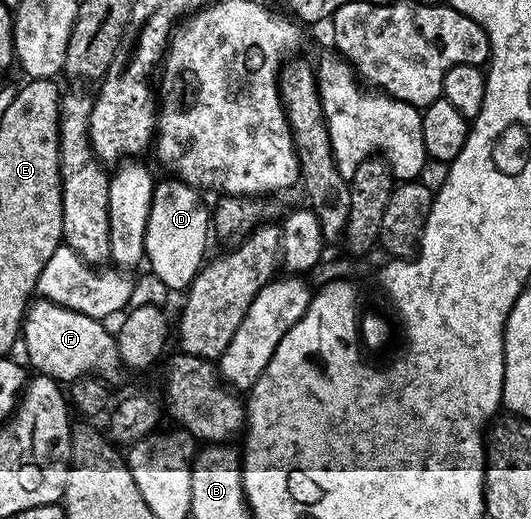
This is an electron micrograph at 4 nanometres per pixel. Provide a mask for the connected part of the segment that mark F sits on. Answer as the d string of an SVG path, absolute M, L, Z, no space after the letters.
M43 297L33 298L28 304L22 328L22 347L24 343L24 351L28 354L27 366L32 366L35 374L55 379L61 385L72 384L84 375L111 381L122 364L115 334L104 327L107 326L94 317L86 317Z

